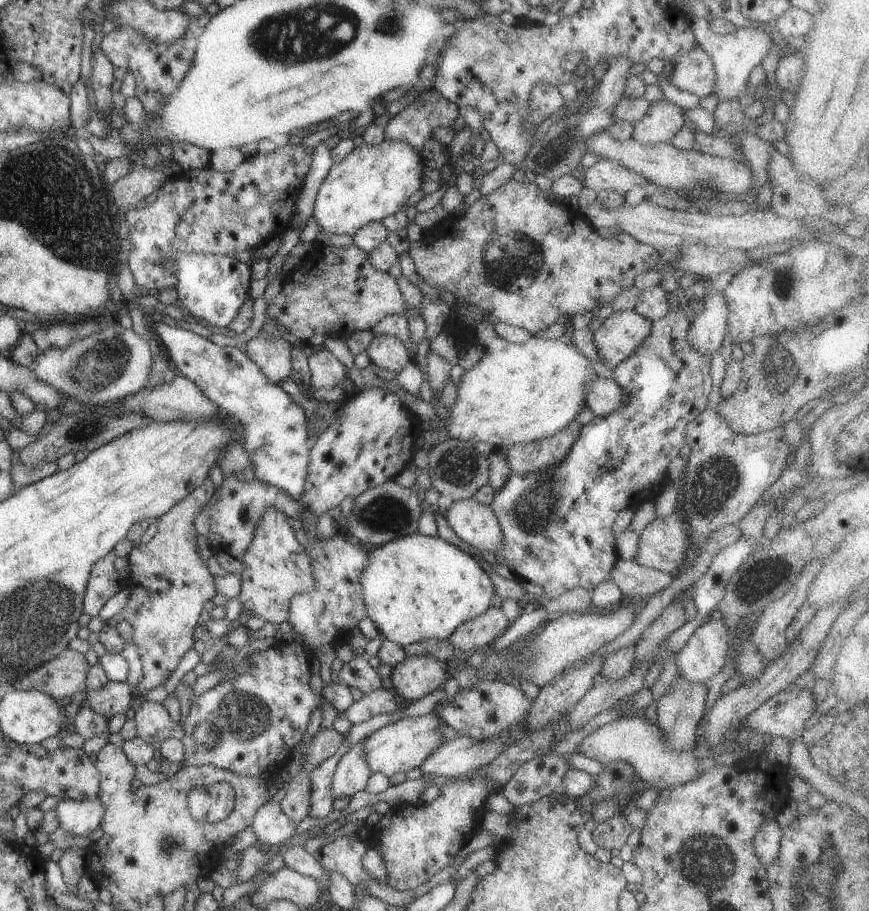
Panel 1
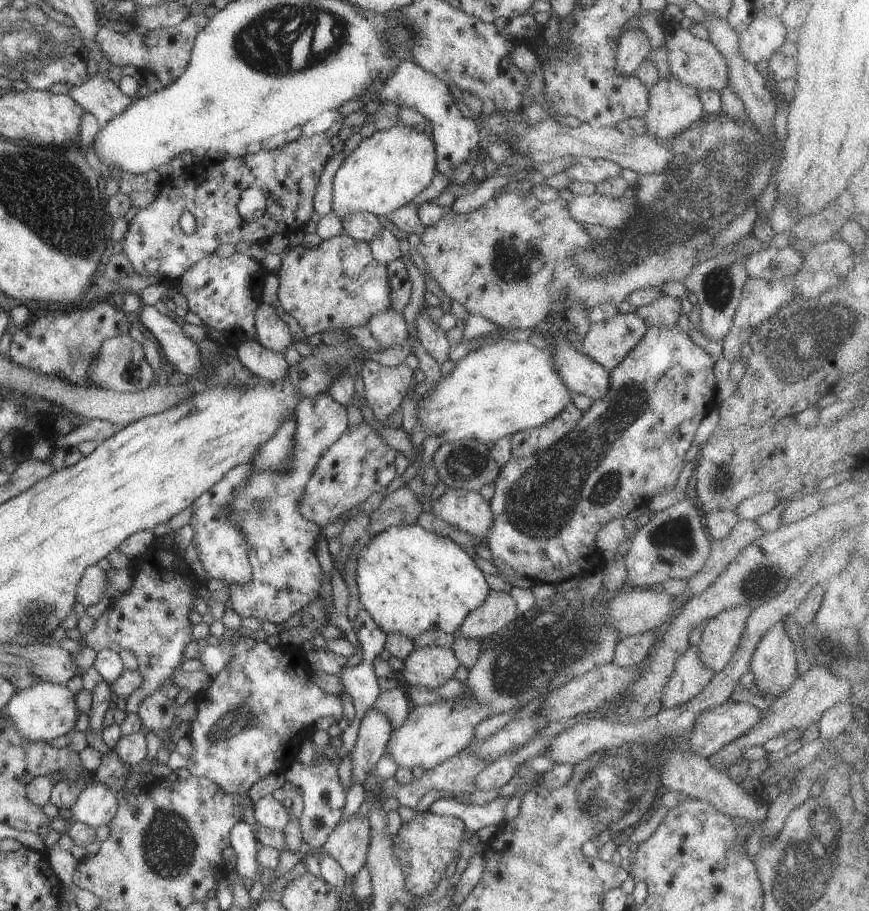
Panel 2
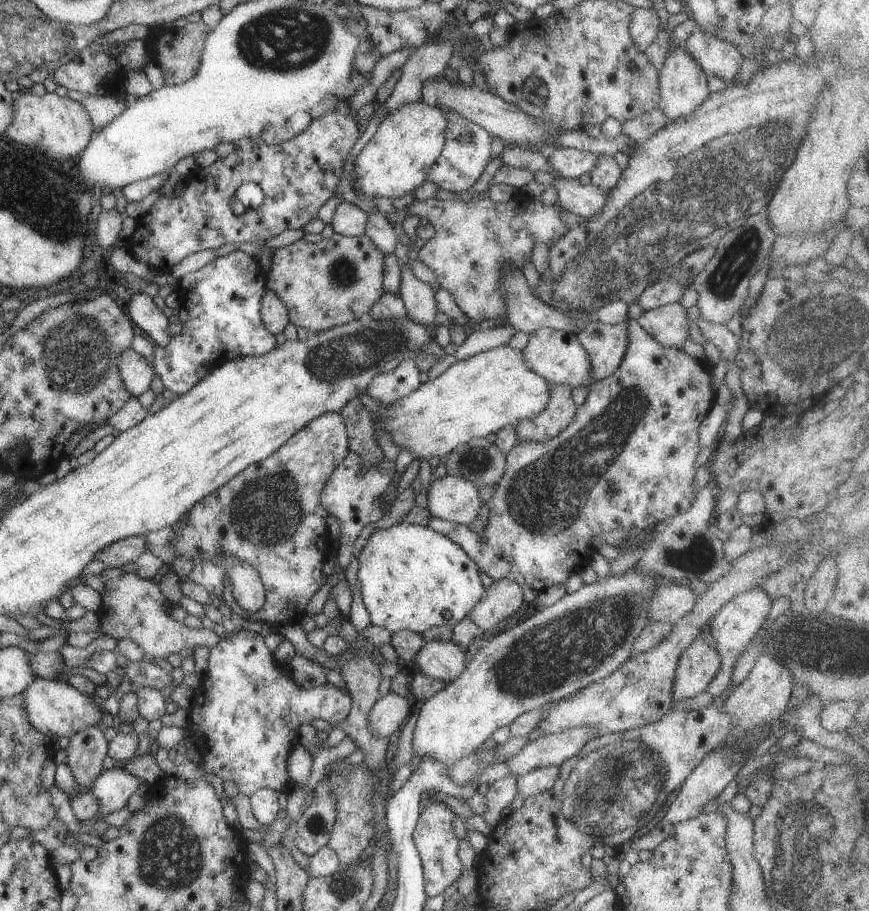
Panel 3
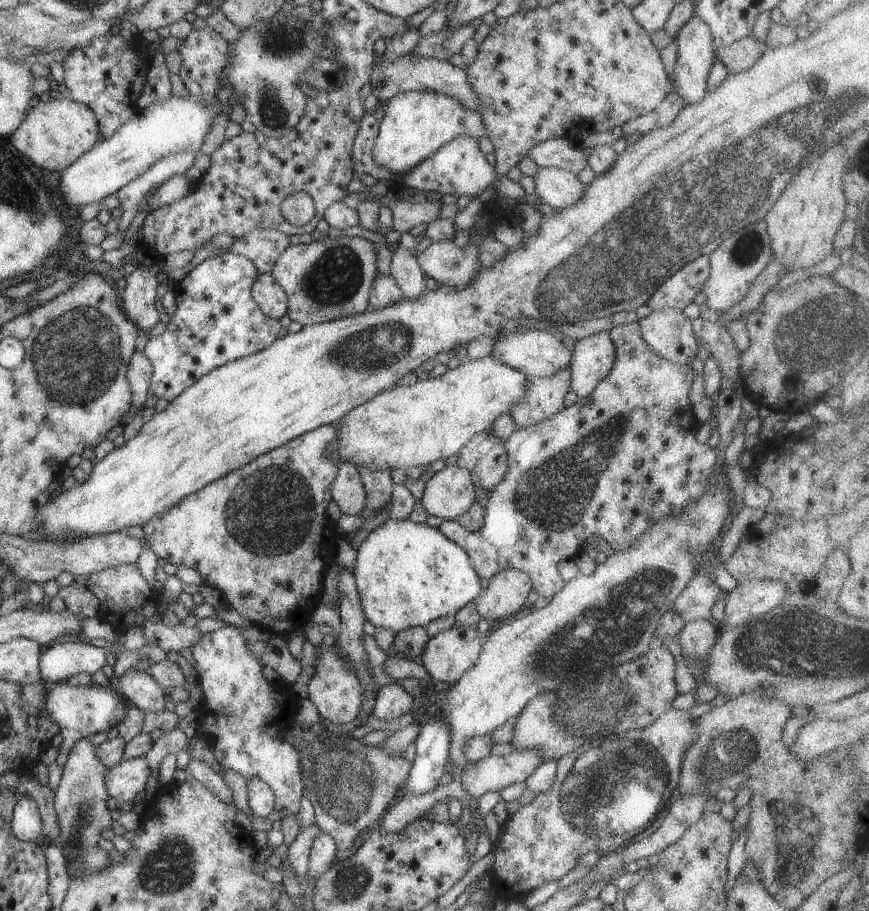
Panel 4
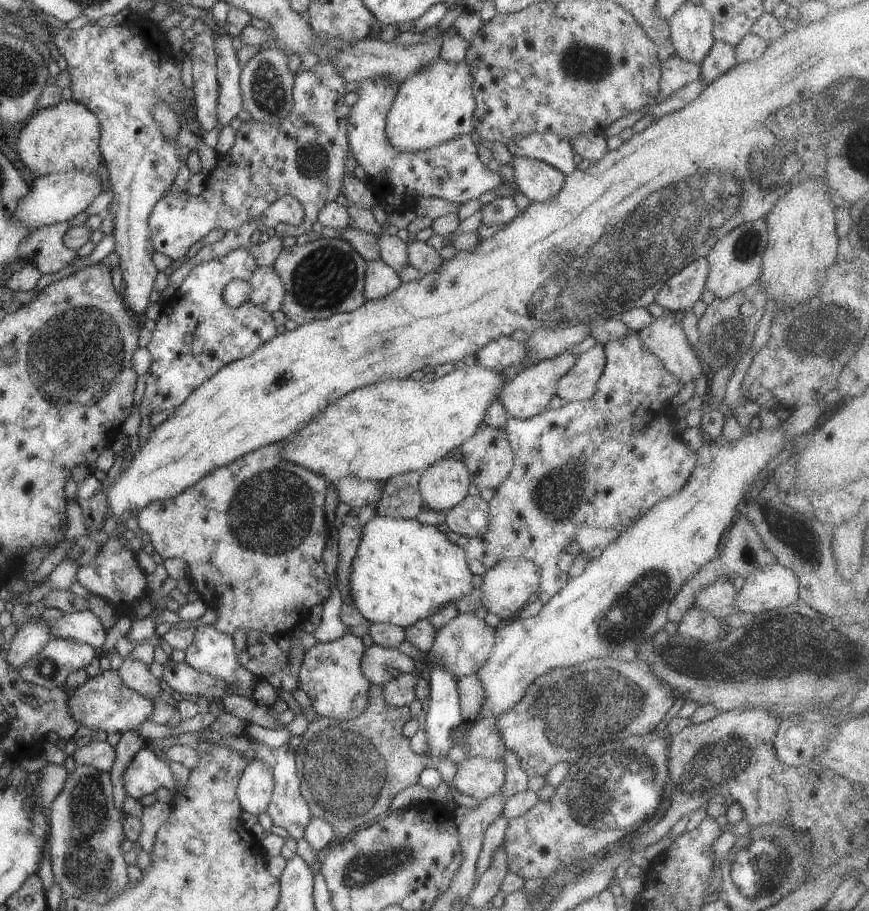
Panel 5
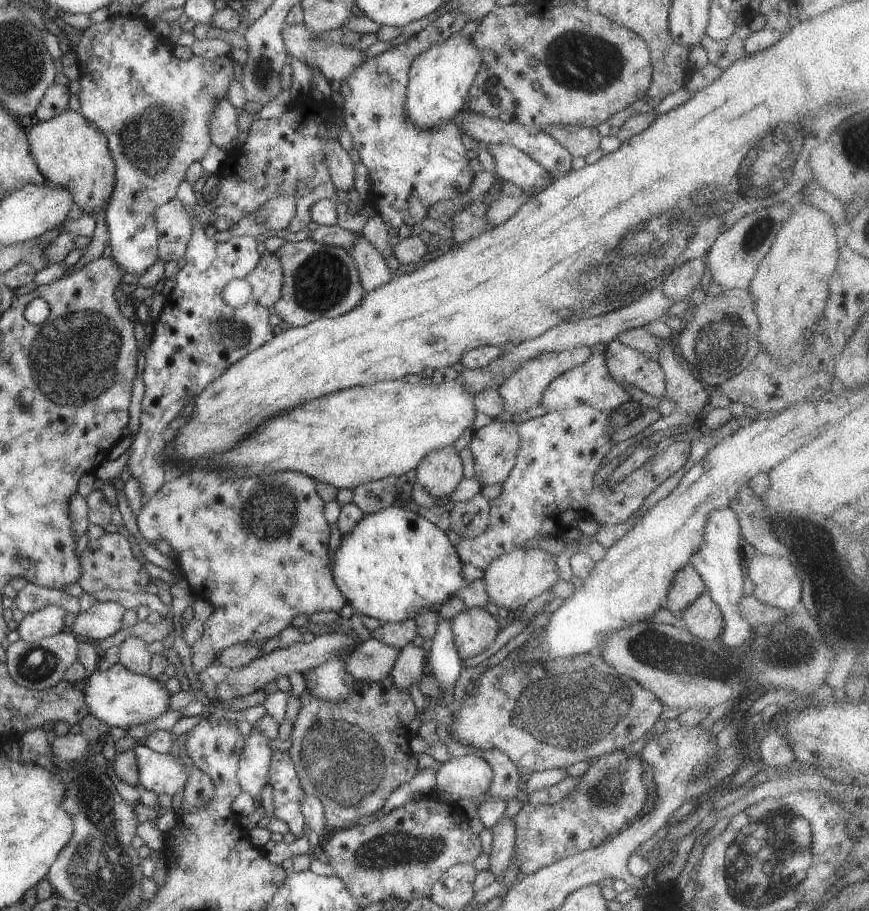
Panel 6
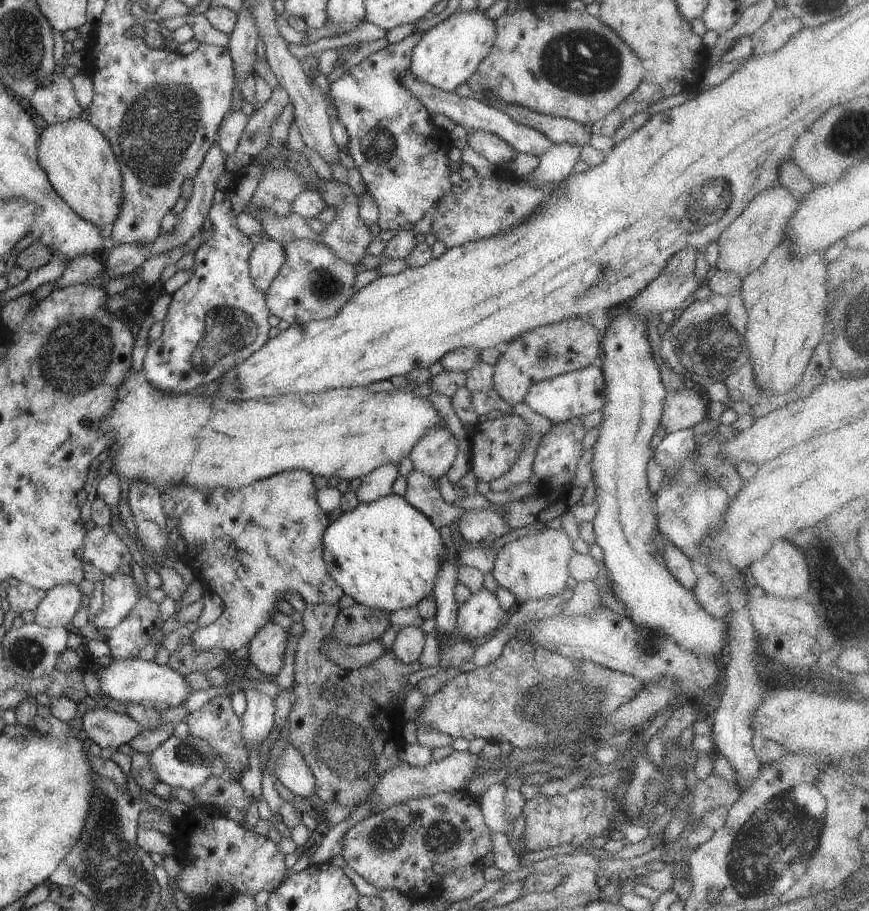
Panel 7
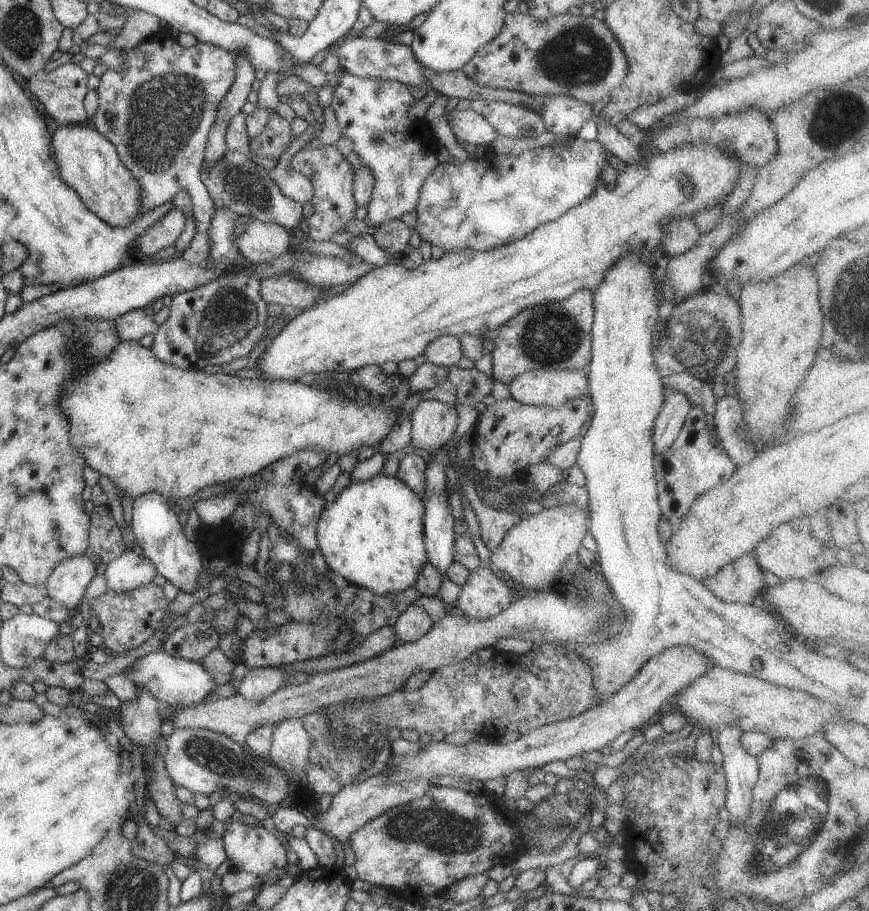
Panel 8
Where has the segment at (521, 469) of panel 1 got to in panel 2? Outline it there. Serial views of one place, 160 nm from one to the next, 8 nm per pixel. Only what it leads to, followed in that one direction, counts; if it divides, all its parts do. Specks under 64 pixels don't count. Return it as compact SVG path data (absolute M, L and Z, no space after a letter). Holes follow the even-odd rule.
M572 402L568 403L547 423L536 428L515 432L511 437L511 454L514 457L526 458L551 447L575 426L583 412Z

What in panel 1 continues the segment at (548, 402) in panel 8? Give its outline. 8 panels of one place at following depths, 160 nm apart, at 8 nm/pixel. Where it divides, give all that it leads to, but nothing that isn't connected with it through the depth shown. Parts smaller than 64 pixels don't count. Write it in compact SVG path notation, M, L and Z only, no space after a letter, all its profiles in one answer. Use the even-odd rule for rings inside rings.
M634 309L614 311L594 333L598 359L613 369L639 347L651 331L651 320Z

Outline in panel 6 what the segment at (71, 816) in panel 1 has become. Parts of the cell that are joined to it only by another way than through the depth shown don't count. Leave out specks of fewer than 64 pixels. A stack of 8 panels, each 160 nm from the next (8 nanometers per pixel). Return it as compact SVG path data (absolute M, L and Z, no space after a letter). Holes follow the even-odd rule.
M142 741L135 748L137 754L137 765L139 770L139 786L140 791L152 790L156 794L166 792L166 794L176 795L182 793L185 789L186 778L188 778L188 768L179 757L173 756L171 753L157 753Z

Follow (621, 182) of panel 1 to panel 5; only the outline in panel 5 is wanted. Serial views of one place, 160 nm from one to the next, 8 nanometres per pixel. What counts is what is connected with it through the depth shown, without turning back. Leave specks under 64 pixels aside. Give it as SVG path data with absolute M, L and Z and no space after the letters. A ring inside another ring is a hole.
M530 133L510 139L508 150L514 157L531 158L557 168L562 174L570 176L576 169L574 150L569 139L554 133Z

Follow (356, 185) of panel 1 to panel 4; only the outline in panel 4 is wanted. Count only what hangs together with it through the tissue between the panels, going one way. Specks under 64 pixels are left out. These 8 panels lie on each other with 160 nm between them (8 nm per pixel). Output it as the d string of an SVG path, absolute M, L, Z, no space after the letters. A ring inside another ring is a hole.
M409 91L396 94L388 101L385 116L375 136L372 160L386 172L404 176L417 165L427 163L454 136L470 134L474 138L488 136L481 115L464 108L458 100L438 92Z

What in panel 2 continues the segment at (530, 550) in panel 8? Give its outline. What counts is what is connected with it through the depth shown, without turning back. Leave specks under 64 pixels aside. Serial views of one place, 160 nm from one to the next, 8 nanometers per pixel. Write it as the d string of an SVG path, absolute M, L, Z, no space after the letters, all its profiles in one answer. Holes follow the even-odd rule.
M490 590L486 600L468 613L458 632L460 636L482 640L500 632L516 616L516 601L510 593Z

